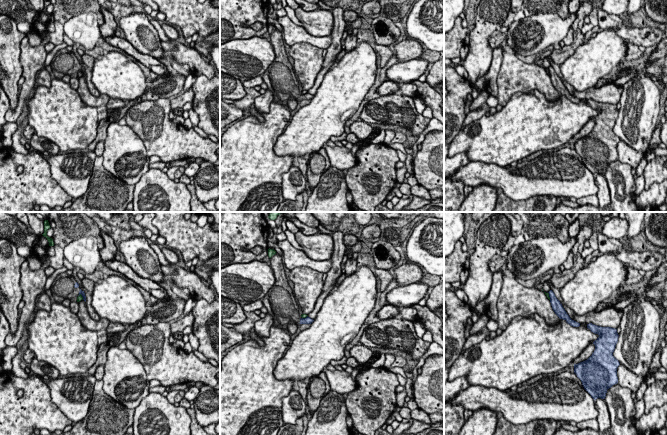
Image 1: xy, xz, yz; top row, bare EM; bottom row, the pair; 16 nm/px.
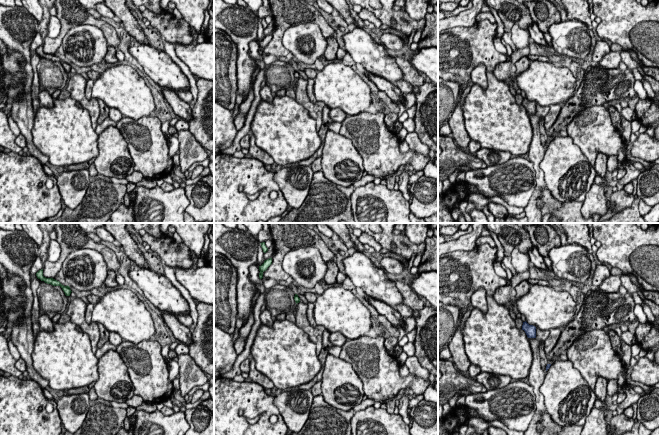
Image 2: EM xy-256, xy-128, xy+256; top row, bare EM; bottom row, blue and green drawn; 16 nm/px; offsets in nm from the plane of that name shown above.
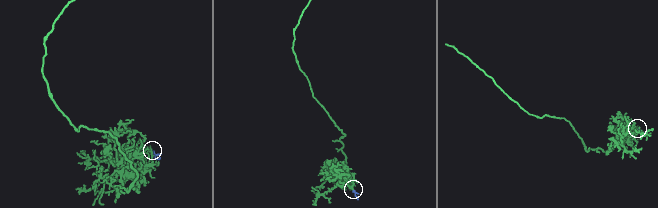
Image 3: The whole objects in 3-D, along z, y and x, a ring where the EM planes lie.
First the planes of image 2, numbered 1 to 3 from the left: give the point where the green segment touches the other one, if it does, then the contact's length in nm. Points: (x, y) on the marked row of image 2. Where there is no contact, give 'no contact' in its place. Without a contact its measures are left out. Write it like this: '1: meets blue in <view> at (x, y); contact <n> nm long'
1: no contact
2: no contact
3: no contact

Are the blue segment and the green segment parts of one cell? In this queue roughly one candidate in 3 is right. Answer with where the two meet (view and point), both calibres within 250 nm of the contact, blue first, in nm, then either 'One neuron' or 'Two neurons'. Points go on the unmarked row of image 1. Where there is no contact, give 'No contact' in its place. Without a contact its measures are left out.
Touches blue at xy (82, 72). Thickness 70 nm (blue) against 90 nm. Two neurons

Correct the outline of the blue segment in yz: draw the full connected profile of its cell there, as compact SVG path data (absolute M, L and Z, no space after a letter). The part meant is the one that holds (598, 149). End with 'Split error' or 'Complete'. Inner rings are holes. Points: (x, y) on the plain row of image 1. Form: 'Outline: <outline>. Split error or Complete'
Outline: M587 100L591 108L599 113L593 118L595 126L585 137L574 140L574 149L594 177L605 175L607 166L618 159L619 137L613 132L618 118L617 105Z. Complete

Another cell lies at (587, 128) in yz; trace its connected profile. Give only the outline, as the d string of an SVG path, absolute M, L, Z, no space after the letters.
M589 120L583 127L582 129L573 137L573 141L574 140L578 140L580 138L583 138L585 136L587 136L592 129L595 126L595 121L594 120Z

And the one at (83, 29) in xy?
M93 12L70 18L64 24L64 33L73 43L86 50L93 50L102 38L97 14Z

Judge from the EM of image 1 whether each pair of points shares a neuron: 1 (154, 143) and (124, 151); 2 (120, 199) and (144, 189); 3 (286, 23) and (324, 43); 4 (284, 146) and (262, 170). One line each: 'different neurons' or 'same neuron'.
1: different neurons
2: different neurons
3: same neuron
4: different neurons

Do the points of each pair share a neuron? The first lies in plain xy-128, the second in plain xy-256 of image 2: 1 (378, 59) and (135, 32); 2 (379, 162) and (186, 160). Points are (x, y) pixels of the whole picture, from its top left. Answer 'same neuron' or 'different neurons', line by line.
1: different neurons
2: different neurons

